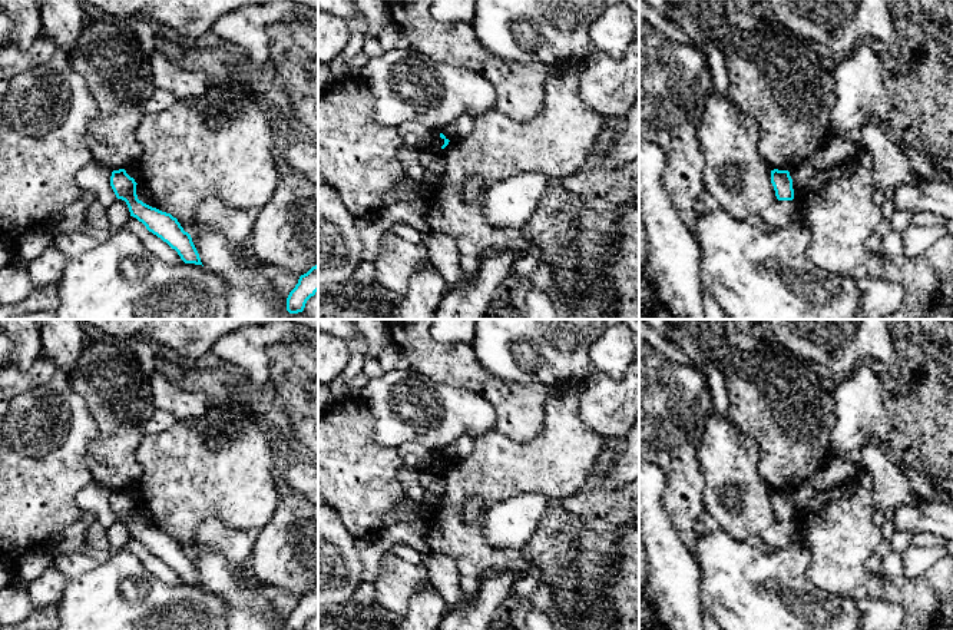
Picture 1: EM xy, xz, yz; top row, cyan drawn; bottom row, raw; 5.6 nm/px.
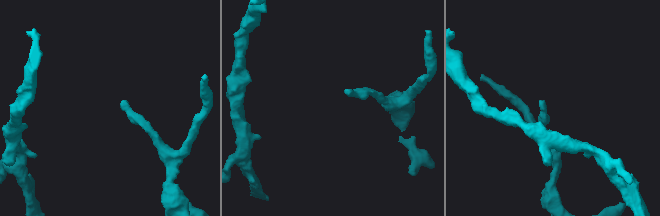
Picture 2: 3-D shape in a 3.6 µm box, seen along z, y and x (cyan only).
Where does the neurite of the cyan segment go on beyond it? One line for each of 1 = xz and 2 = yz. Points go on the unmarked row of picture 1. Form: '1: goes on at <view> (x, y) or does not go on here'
1: does not go on here
2: does not go on here

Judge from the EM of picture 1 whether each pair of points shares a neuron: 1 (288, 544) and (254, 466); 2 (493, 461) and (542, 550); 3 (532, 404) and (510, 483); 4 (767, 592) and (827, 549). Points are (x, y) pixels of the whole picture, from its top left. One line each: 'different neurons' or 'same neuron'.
1: different neurons
2: different neurons
3: different neurons
4: different neurons

